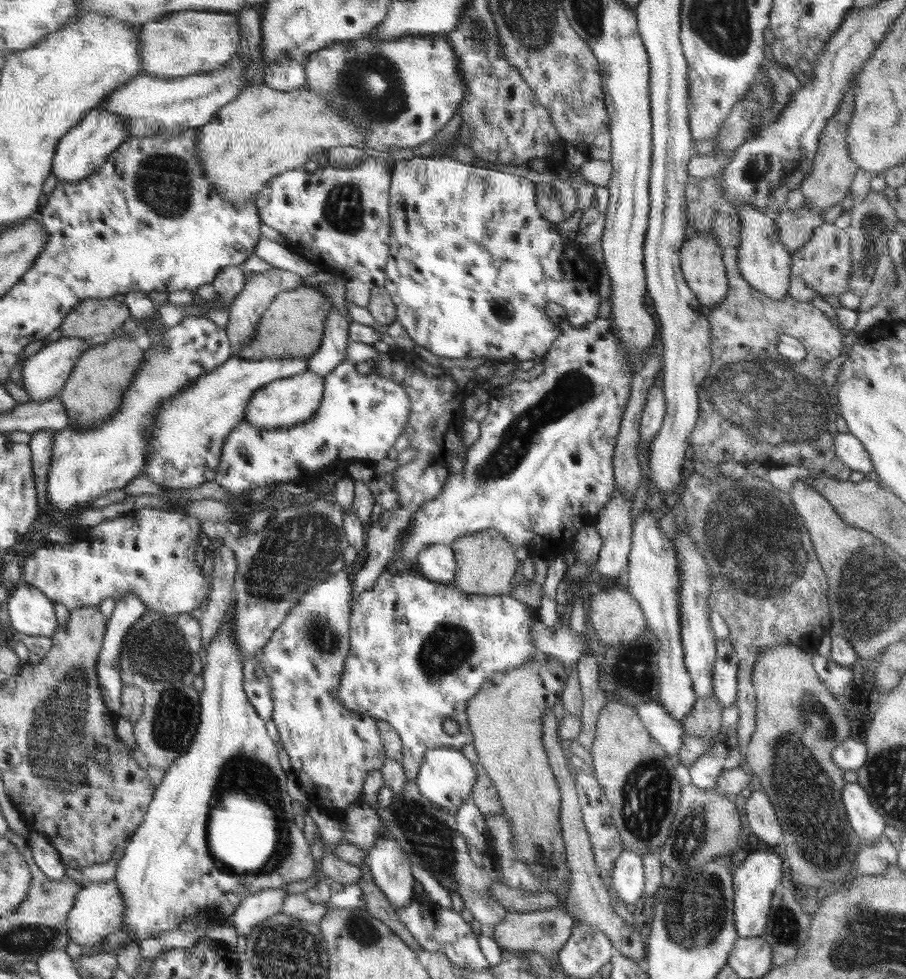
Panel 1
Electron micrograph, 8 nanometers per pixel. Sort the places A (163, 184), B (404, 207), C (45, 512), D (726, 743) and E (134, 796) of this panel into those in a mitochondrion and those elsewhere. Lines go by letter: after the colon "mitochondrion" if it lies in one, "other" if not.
A: mitochondrion
B: other
C: other
D: other
E: other

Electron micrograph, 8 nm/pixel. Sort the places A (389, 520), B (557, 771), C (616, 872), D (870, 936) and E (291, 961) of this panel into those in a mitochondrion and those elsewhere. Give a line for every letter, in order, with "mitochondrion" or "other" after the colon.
A: other
B: other
C: other
D: mitochondrion
E: mitochondrion

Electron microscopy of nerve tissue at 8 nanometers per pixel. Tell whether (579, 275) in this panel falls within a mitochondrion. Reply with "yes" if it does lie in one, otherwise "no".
no

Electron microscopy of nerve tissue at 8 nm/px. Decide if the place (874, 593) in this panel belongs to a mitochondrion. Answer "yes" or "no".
yes

